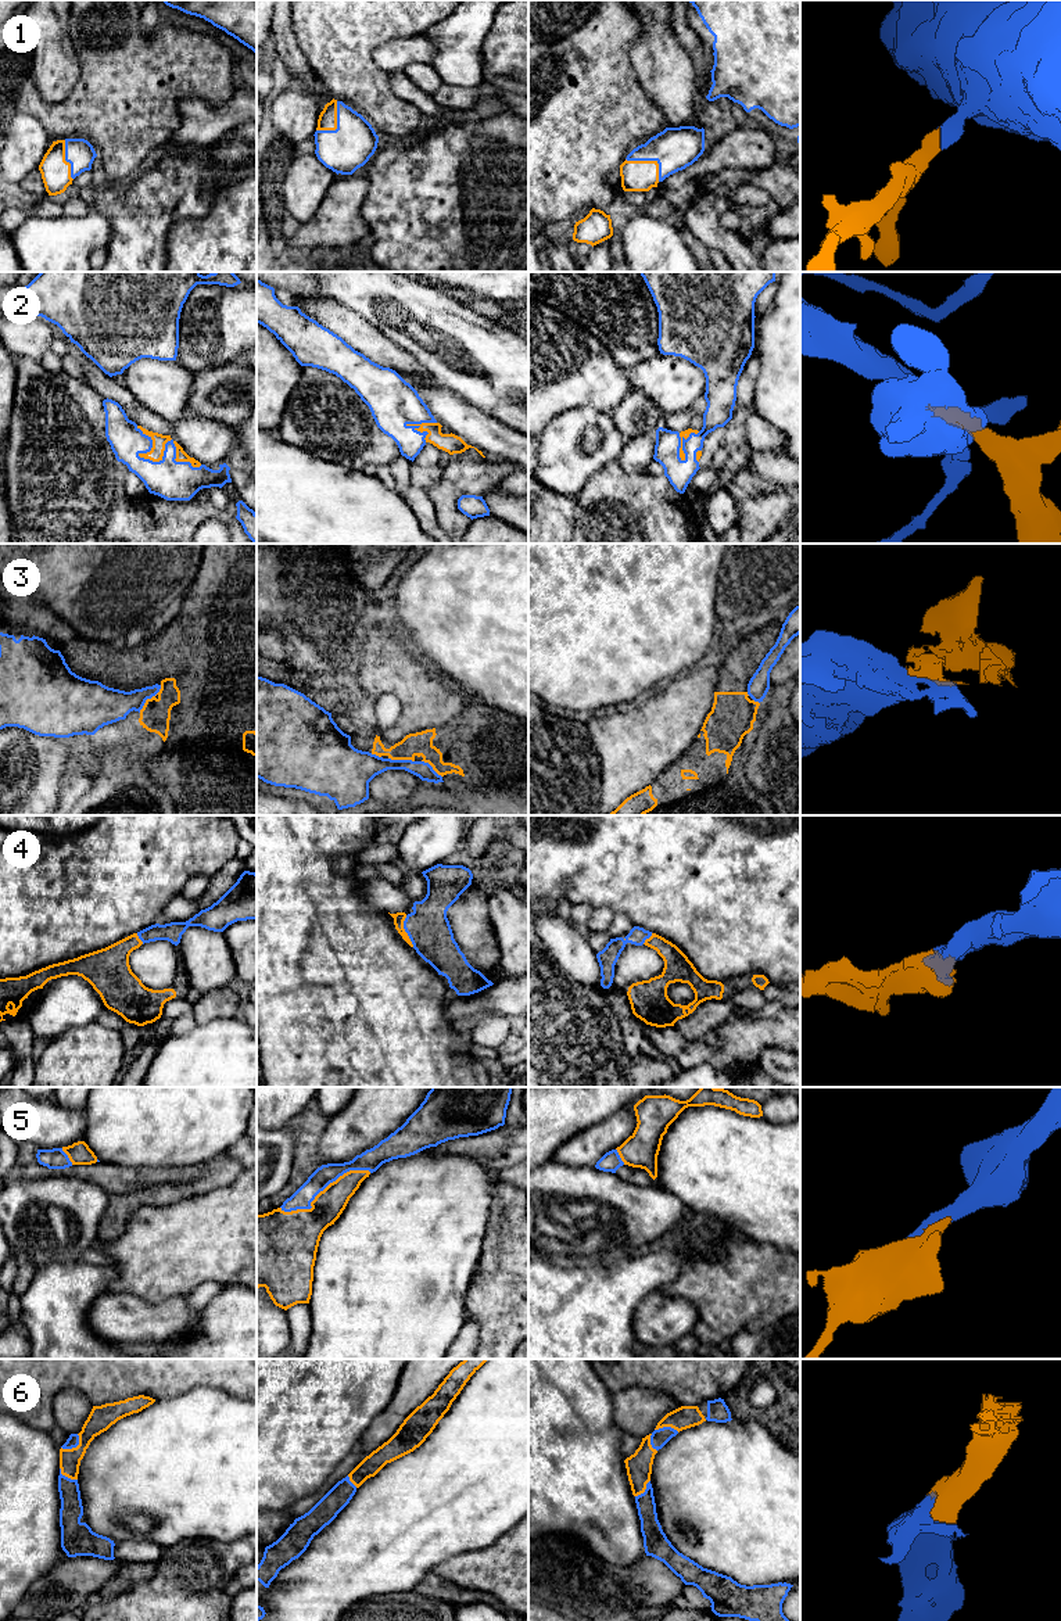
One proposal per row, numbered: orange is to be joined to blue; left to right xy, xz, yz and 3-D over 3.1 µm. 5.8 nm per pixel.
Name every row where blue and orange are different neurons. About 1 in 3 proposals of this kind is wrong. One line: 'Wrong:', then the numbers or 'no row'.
Wrong: 3

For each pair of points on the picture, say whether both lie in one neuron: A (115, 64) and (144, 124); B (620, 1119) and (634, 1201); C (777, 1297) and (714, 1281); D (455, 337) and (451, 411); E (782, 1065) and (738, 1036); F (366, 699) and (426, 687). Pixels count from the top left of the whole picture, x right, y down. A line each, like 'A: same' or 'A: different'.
A: same
B: different
C: same
D: different
E: different
F: same

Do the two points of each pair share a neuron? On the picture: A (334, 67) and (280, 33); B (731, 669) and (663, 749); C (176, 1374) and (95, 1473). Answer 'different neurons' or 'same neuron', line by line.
A: different neurons
B: different neurons
C: different neurons

